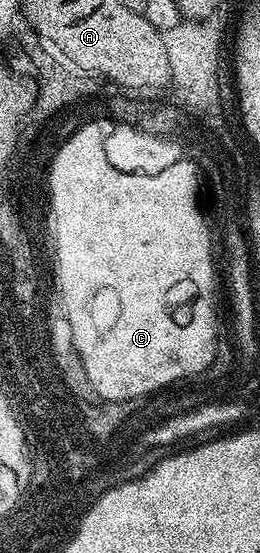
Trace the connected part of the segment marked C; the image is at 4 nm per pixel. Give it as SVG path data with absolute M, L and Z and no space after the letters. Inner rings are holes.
M86 123L62 148L53 152L53 159L48 166L48 207L54 212L56 221L56 257L62 259L59 273L62 274L62 295L64 305L70 311L72 330L79 338L84 371L88 379L94 379L92 388L98 387L102 395L138 395L141 391L150 391L158 383L166 383L177 374L200 369L209 359L210 322L208 315L209 270L206 256L205 230L200 226L198 211L194 205L195 179L193 167L186 159L179 159L155 176L121 172L113 168L105 159L103 145L104 131L94 123Z

